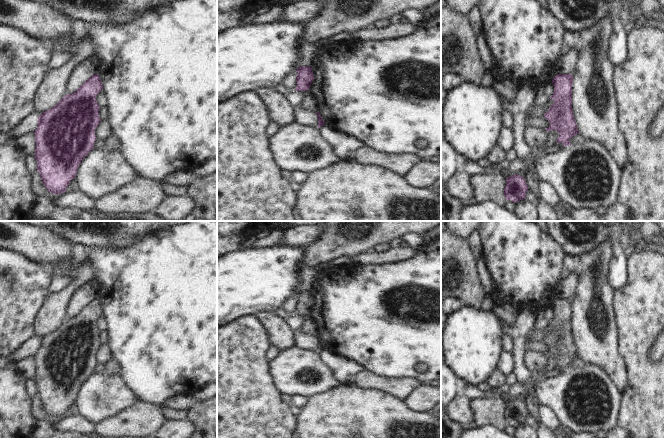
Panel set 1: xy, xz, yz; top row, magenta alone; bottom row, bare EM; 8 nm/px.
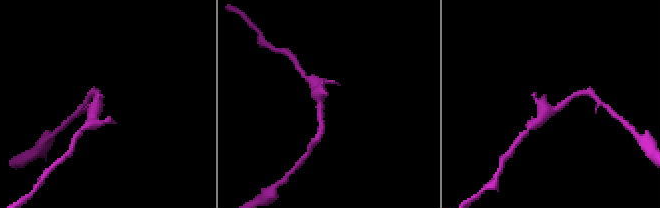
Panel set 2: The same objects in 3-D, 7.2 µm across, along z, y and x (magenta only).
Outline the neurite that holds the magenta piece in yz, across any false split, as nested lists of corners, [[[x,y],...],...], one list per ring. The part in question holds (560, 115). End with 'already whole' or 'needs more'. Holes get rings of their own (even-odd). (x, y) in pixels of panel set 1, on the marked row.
[[[557,74],[552,80],[554,93],[550,99],[554,102],[544,117],[550,122],[545,130],[557,130],[559,137],[556,143],[562,143],[563,147],[572,145],[570,138],[578,133],[572,109],[572,74]]]; already whole

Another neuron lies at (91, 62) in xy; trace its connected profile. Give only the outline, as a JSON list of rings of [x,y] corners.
[[[91,55],[77,64],[67,81],[67,94],[75,92],[88,78],[96,74],[97,59]]]

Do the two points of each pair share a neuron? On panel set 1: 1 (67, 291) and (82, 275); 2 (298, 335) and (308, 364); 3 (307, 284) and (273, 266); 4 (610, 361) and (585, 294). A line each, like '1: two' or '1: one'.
1: one
2: two
3: two
4: one

